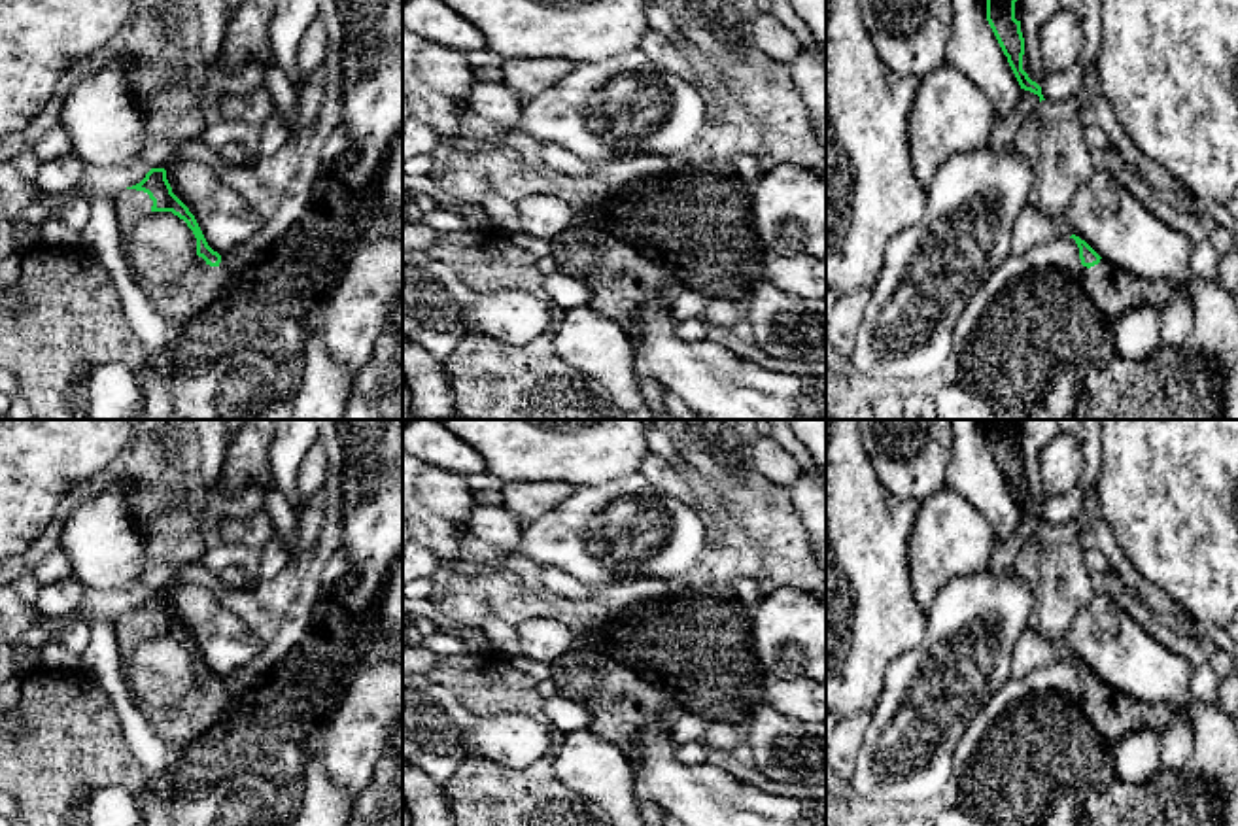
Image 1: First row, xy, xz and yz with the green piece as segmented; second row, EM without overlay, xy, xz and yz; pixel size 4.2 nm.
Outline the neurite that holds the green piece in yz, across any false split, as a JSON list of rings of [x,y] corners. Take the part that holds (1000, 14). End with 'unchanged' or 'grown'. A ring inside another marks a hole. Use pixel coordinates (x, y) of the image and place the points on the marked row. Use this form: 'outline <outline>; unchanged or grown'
outline [[[987,0],[987,21],[1007,57],[1021,89],[1038,95],[1041,102],[1045,100],[1041,87],[1023,70],[1024,38],[1021,32],[1021,21],[1015,19],[1015,2],[1017,0]]]; unchanged

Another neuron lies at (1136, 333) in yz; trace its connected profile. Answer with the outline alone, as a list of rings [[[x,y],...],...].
[[[1140,304],[1113,319],[1117,355],[1145,359],[1162,344],[1159,310]]]

